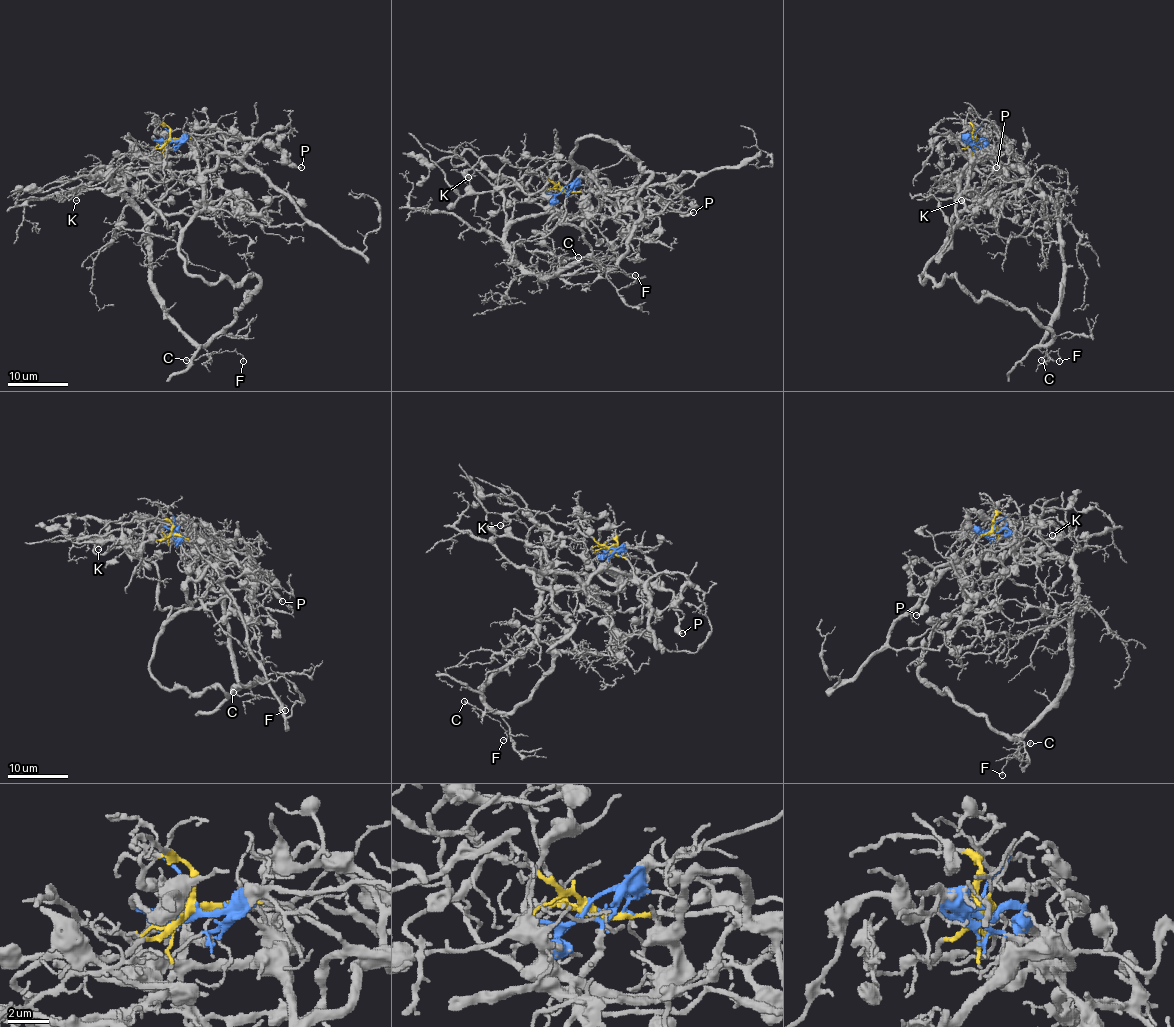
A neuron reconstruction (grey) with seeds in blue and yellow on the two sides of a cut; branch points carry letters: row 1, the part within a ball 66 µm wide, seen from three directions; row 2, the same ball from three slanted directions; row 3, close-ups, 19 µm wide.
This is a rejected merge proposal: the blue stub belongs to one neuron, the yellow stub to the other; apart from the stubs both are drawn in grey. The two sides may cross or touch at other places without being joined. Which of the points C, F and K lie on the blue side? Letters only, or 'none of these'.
C, F

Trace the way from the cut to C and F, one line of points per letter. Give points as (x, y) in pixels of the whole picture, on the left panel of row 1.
C: (170, 140), (155, 149), (155, 167), (114, 184), (145, 224), (151, 291), (206, 351), (185, 360)
F: (170, 140), (155, 167), (114, 184), (145, 224), (164, 312), (209, 353), (243, 362)

